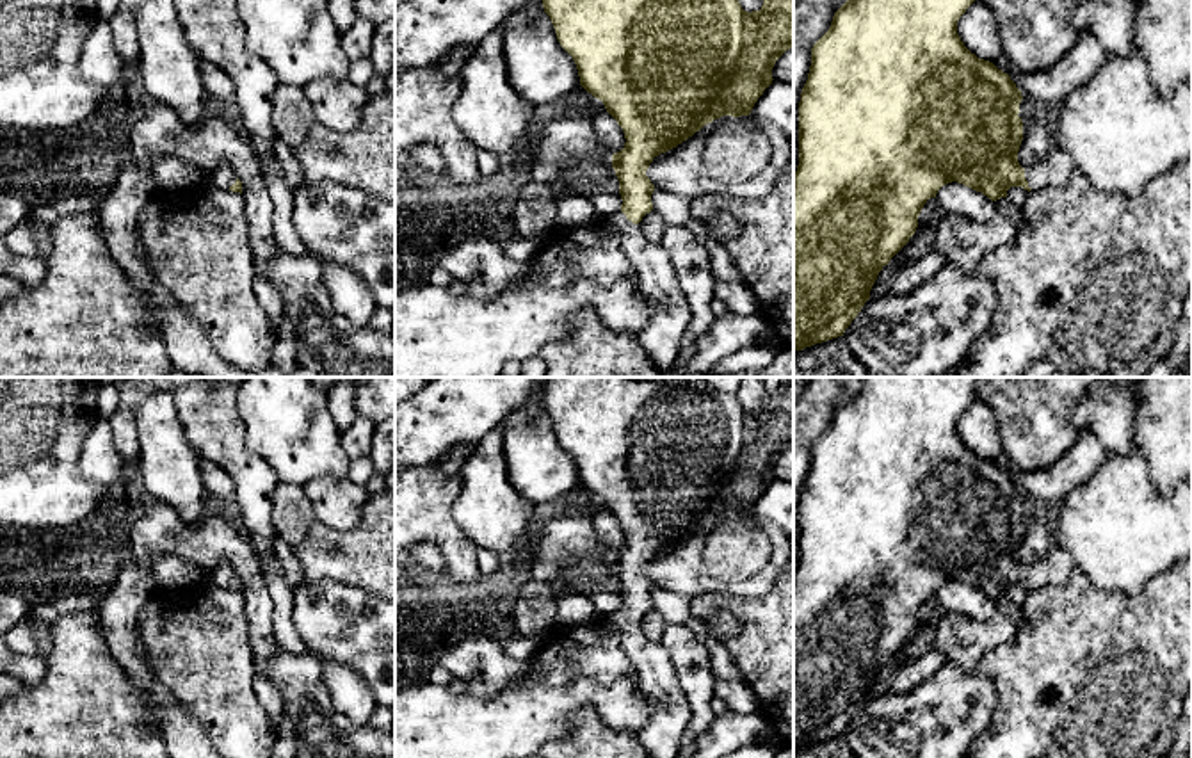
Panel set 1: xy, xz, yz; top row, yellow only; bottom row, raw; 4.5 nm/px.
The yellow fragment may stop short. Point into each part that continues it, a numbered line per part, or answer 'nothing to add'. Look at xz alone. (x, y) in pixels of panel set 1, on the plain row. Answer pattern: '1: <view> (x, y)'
1: xz (657, 678)

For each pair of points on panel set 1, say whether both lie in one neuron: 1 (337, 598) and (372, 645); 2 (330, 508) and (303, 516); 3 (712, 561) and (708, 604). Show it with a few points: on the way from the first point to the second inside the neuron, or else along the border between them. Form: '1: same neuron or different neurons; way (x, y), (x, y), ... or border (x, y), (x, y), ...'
1: same neuron; way (337, 609), (362, 634)
2: different neurons; border (301, 486), (317, 520)
3: different neurons; border (751, 596), (698, 593), (691, 600)

